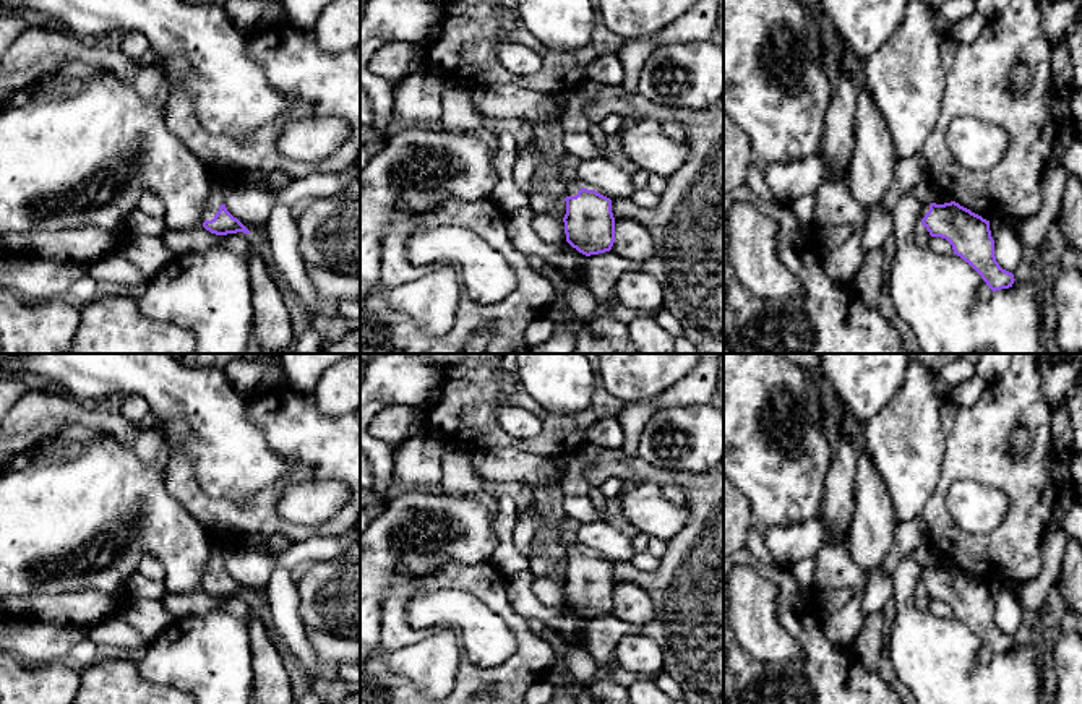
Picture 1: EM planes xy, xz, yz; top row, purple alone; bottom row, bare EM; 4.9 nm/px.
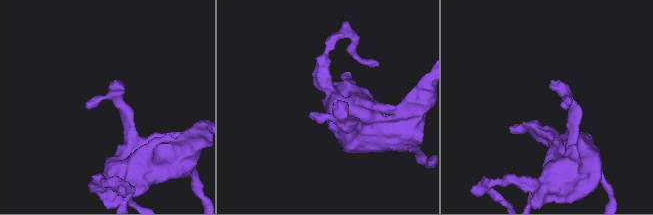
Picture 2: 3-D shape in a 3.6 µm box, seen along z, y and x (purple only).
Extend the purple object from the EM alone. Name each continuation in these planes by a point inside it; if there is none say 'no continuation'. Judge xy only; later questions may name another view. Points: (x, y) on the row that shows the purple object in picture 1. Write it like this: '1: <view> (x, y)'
1: xy (218, 188)

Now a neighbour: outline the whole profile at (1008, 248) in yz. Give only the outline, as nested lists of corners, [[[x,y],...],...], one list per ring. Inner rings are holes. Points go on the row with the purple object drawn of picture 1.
[[[990,224],[990,230],[994,240],[996,261],[1003,269],[1014,273],[1024,255],[1024,247],[1017,237],[1017,232],[1012,227],[994,224]]]

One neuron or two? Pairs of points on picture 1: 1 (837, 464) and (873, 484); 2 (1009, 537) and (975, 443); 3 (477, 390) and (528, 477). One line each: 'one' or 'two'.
1: two
2: one
3: two

